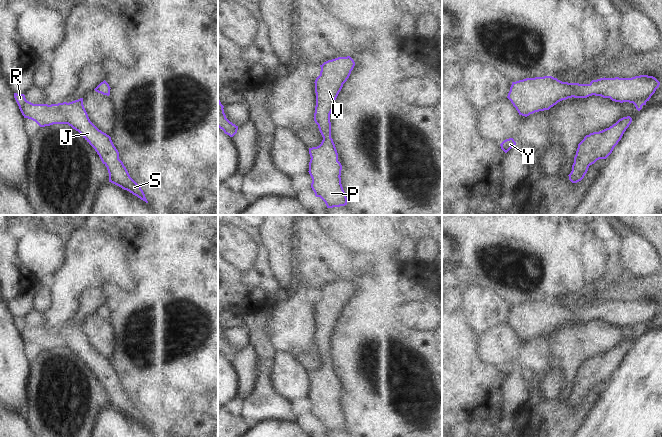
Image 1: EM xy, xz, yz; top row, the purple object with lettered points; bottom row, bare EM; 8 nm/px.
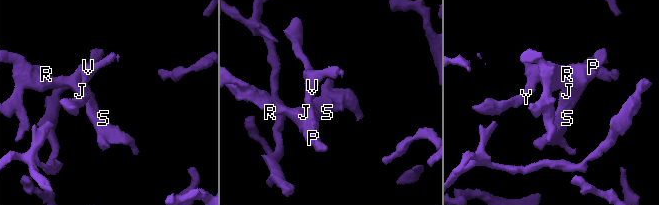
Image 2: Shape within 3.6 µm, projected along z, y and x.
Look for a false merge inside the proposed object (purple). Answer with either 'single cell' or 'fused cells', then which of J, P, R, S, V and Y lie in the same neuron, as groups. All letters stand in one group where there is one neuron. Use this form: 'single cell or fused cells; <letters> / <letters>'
single cell; J P R S V Y

